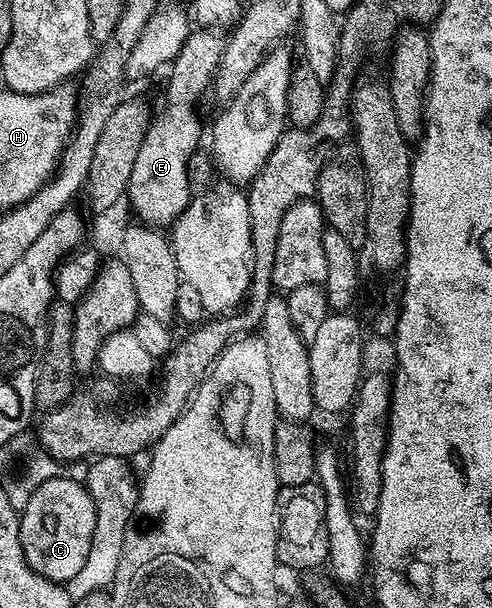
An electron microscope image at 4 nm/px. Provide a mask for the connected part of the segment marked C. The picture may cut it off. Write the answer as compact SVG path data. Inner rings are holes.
M62 474L37 486L19 517L21 550L27 564L39 576L61 585L74 578L85 565L95 518L93 498L85 491L84 485L78 479L66 478Z

